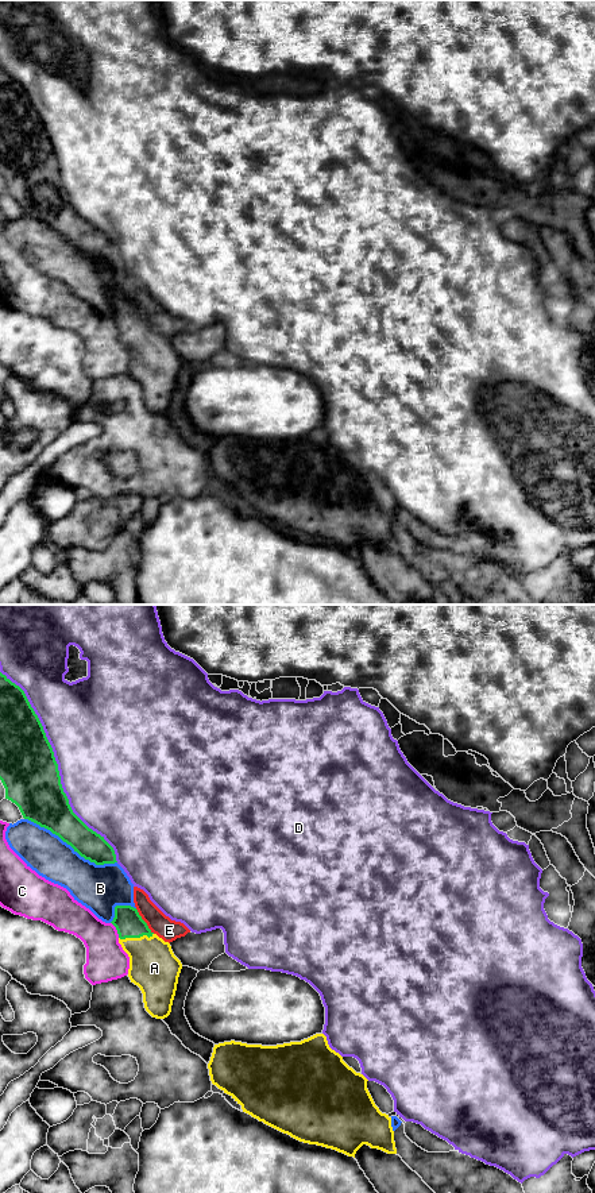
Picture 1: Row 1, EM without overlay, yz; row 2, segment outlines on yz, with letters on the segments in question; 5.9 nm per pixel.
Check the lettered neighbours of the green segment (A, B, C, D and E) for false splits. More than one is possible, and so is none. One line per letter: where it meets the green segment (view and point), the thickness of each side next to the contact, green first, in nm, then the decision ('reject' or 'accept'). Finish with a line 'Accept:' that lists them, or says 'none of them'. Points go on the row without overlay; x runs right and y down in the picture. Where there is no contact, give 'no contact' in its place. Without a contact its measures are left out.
A: yz (135, 332) | 160/280 nm | accept
B: yz (70, 240) | 240/240 nm | reject
C: yz (116, 324) | 160/240 nm | reject
D: yz (57, 162) | 340/480 nm | reject
E: yz (143, 316) | 160/130 nm | reject
Accept: A

